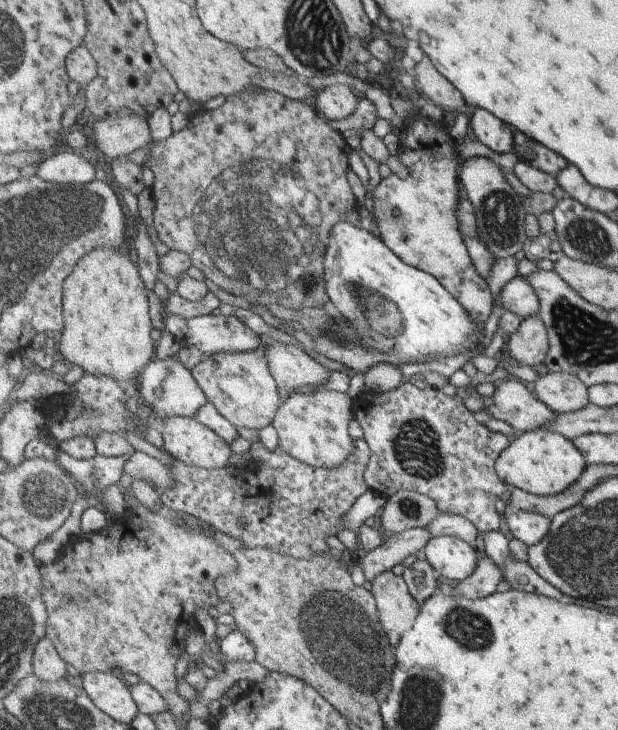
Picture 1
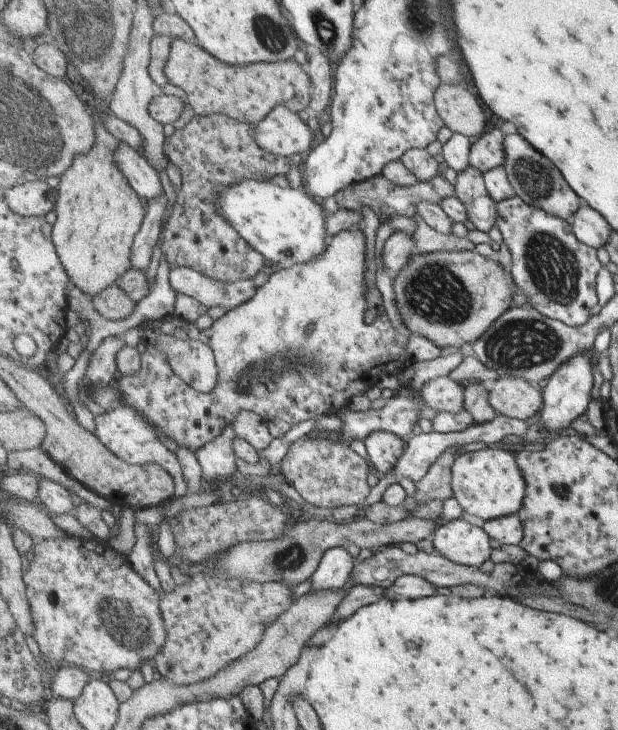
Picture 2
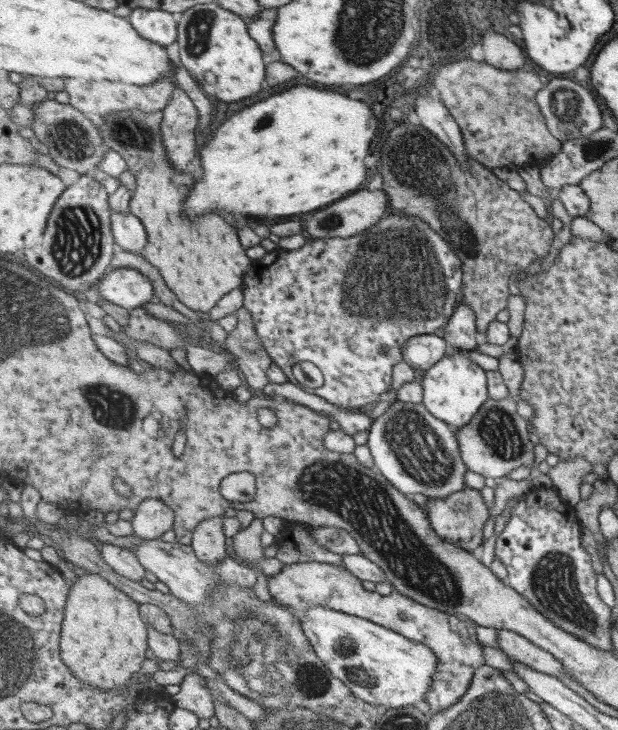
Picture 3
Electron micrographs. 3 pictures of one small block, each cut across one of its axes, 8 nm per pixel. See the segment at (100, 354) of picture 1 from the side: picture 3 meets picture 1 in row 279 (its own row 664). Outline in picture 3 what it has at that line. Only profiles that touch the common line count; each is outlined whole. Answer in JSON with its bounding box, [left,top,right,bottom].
[60,572,147,689]

